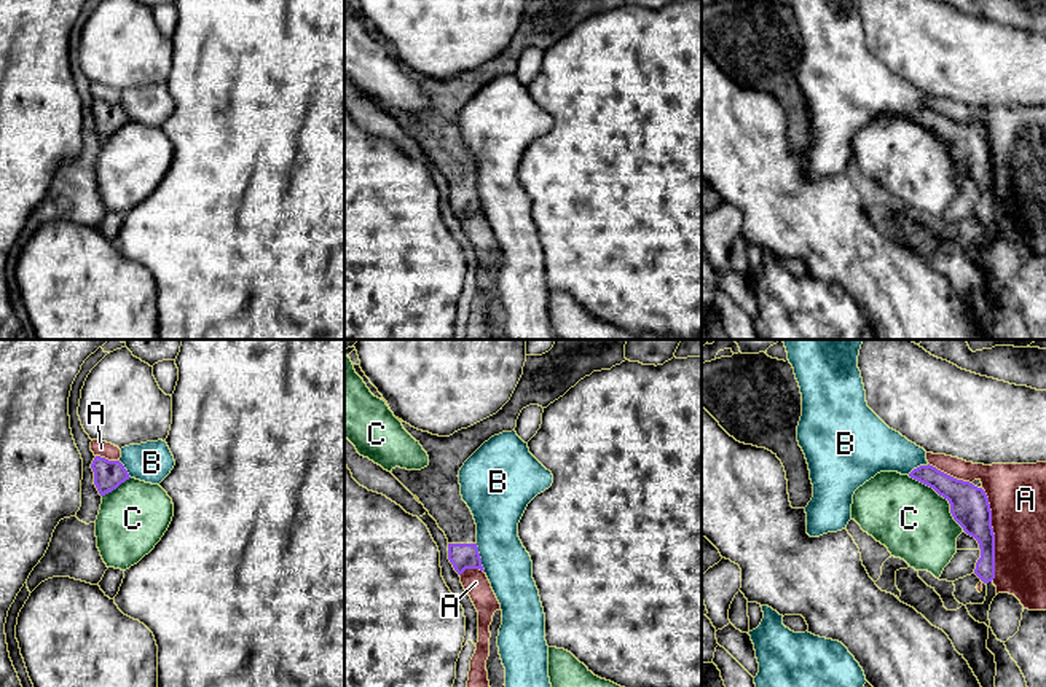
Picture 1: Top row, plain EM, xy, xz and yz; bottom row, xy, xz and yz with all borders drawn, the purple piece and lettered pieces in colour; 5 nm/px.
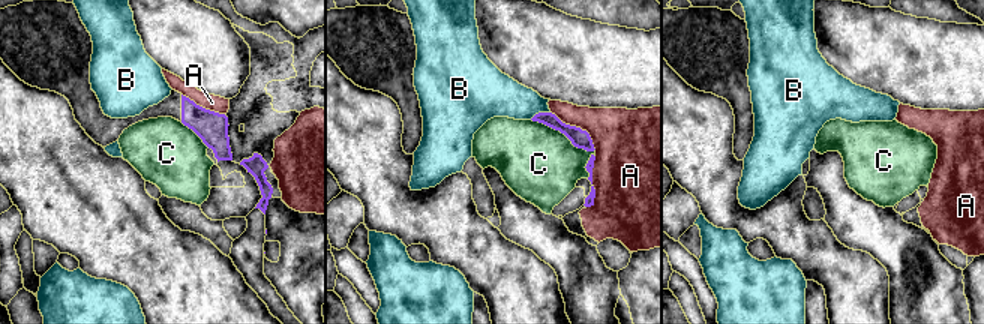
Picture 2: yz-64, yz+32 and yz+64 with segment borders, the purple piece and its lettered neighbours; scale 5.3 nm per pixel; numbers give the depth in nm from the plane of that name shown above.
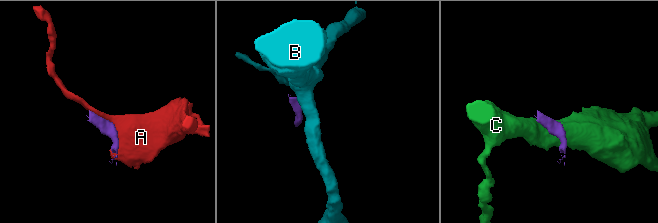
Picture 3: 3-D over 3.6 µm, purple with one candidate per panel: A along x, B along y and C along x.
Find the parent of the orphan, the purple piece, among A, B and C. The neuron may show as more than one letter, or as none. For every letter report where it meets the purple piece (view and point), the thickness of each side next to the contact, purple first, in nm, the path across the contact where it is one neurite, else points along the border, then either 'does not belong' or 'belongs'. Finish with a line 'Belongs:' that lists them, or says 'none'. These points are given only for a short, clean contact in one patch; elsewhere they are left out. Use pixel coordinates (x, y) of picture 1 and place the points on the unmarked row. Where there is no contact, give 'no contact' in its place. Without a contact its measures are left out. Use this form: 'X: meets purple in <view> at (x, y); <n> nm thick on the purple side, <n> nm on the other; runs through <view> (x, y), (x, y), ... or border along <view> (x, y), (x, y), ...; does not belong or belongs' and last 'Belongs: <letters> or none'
A: meets purple in yz at (994, 177); 200 nm thick on the purple side, 300 nm on the other; does not belong
B: meets purple in xz at (480, 201); 130 nm thick on the purple side, 240 nm on the other; border along xz (475, 187), (485, 214); does not belong
C: meets purple in yz at (943, 139); 200 nm thick on the purple side, 380 nm on the other; does not belong
Belongs: none

